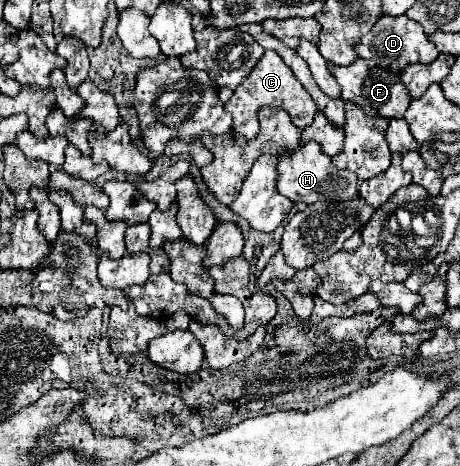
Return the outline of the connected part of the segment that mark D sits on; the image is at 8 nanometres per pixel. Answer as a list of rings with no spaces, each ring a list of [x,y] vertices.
[[[382,16],[376,22],[376,28],[372,28],[368,36],[362,36],[356,52],[362,60],[376,64],[378,68],[390,68],[390,72],[402,72],[406,64],[432,64],[438,58],[438,50],[428,40],[422,26],[408,16]]]

